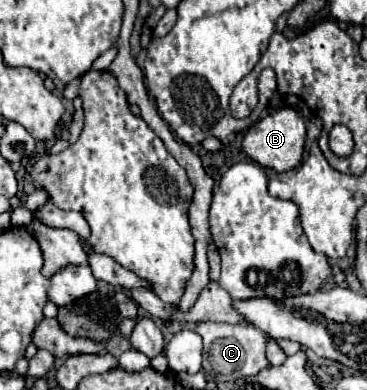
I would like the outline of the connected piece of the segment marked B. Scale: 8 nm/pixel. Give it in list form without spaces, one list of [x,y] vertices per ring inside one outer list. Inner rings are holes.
[[[289,106],[277,108],[273,112],[269,112],[267,116],[263,116],[257,124],[253,124],[241,142],[243,152],[257,164],[271,168],[275,172],[287,172],[293,170],[303,156],[303,148],[305,148],[305,122],[301,118],[301,114]]]

